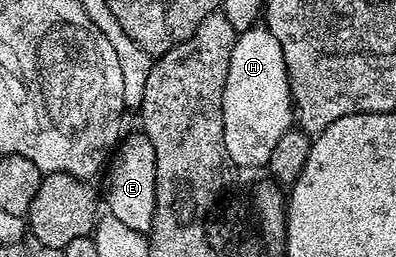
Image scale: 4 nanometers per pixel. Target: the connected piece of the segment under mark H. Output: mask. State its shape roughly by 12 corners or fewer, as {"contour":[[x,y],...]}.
{"contour":[[236,37],[222,90],[232,165],[266,167],[294,122],[281,46]]}

